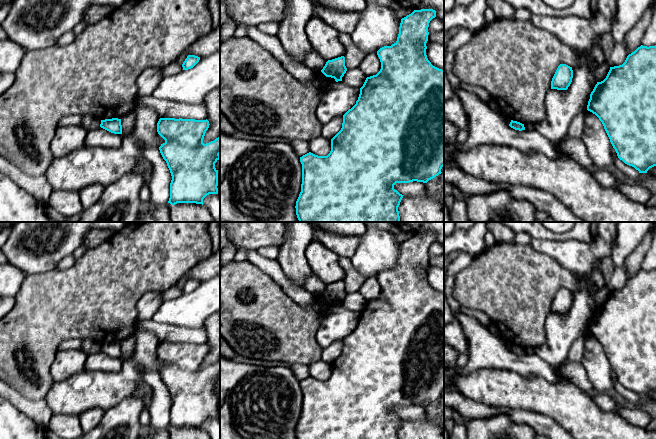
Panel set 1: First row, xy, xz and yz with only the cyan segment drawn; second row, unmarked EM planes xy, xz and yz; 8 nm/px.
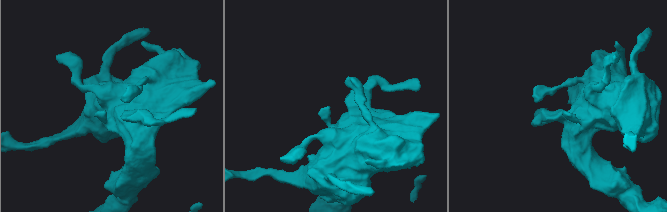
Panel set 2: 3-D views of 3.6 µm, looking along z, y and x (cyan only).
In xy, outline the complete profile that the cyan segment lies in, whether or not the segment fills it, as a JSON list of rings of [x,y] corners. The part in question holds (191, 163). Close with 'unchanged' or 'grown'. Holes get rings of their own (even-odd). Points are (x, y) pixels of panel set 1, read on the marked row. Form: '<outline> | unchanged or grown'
[[[160,118],[157,123],[157,132],[165,140],[159,147],[163,159],[170,170],[172,180],[170,183],[170,198],[168,203],[196,203],[203,205],[203,199],[209,194],[218,194],[218,170],[215,163],[220,159],[220,137],[204,144],[203,139],[209,128],[209,121],[195,119]]] | unchanged

